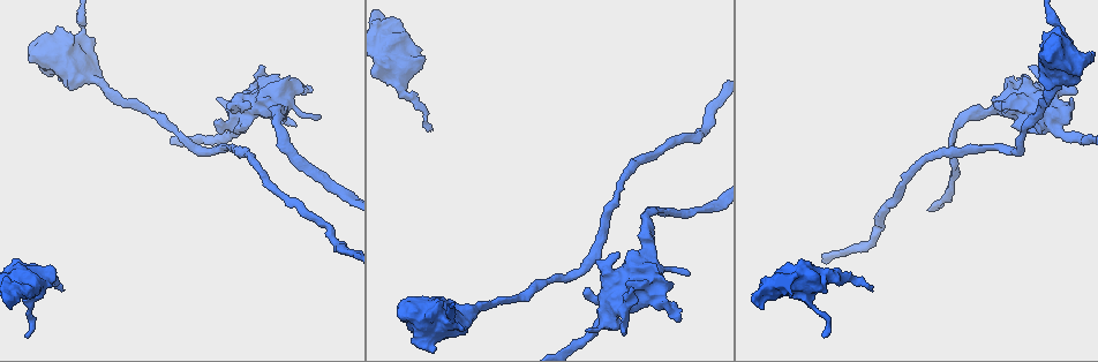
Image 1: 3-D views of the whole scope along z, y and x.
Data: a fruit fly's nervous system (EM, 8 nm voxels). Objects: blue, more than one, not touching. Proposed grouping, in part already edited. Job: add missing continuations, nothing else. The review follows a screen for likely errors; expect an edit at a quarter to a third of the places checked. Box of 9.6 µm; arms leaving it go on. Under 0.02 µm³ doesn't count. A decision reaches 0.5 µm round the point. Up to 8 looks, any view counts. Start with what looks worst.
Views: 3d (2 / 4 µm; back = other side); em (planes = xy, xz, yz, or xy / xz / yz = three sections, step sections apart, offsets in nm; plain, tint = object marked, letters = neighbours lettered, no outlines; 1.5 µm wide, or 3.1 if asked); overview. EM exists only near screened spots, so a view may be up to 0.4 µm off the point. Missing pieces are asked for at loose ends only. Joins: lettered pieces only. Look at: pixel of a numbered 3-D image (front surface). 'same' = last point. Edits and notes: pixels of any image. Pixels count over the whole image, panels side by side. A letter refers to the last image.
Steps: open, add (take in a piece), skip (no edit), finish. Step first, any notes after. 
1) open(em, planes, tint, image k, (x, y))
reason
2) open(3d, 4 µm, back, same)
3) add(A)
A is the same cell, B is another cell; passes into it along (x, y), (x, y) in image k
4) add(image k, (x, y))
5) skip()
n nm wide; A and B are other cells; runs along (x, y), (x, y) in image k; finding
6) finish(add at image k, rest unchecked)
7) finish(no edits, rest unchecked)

open(3d, 4 µm, image 1, (585, 330))
thick end

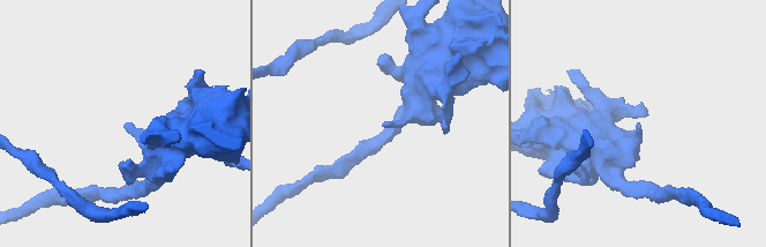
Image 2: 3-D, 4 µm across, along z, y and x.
open(em, 3.1 µm, planes, plain, image 2, (384, 126))
shape alone is not enough

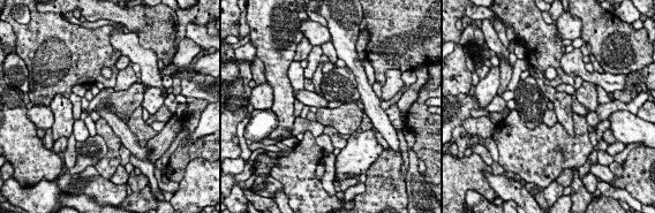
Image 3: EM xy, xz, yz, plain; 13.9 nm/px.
open(em, 3.1 µm, planes, letters, same)
what lies round it

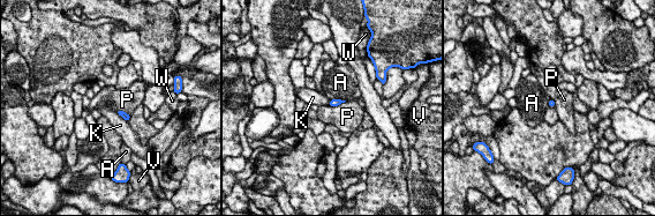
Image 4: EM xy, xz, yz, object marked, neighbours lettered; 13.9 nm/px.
skip()
A, K, P, V and W are other cells; border along (115, 112), (127, 121) in image 4; no lettered piece goes on from it

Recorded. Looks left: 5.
open(em, planes, letters, image 1, (429, 129))
an open end

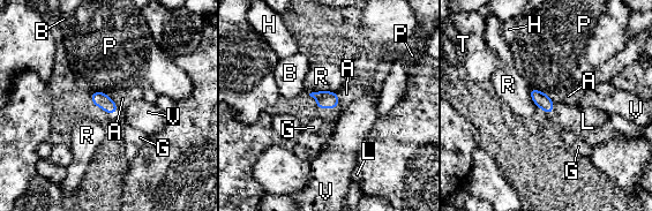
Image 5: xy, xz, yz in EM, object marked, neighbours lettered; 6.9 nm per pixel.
add(L)
L is the same cell, A, B, G, H, P, R, T and V are other cells; the cell continues

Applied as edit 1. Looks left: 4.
open(overview)

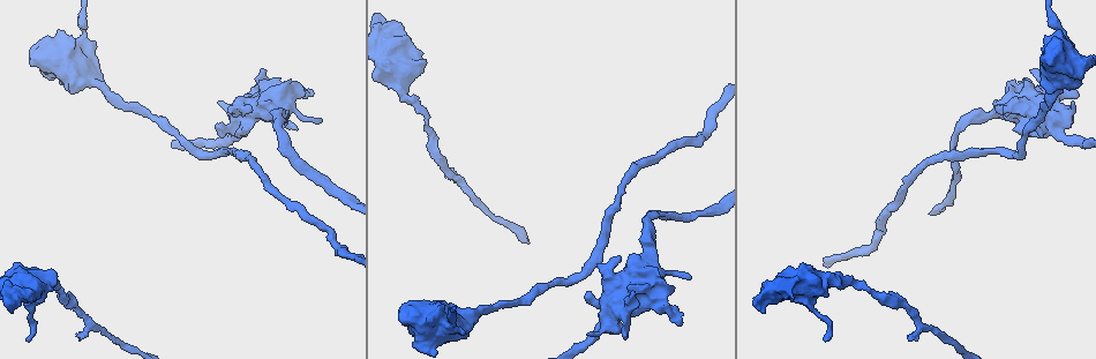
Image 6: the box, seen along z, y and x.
open(3d, 2 µm, image 6, (25, 339))
tapers out

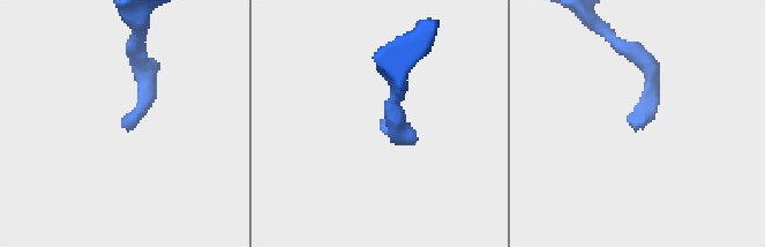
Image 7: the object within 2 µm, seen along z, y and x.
open(em, xy, step 8, letters, image 7, (637, 127))

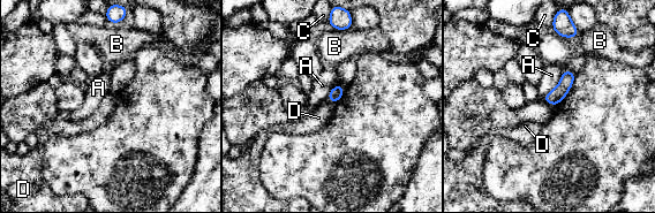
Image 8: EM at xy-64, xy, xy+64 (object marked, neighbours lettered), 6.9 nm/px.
skip()
A, B, C and D are other cells; border along (326, 98), (334, 104) in image 8; none of them fits

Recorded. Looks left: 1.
finish(add at image 5, rest unchecked)

